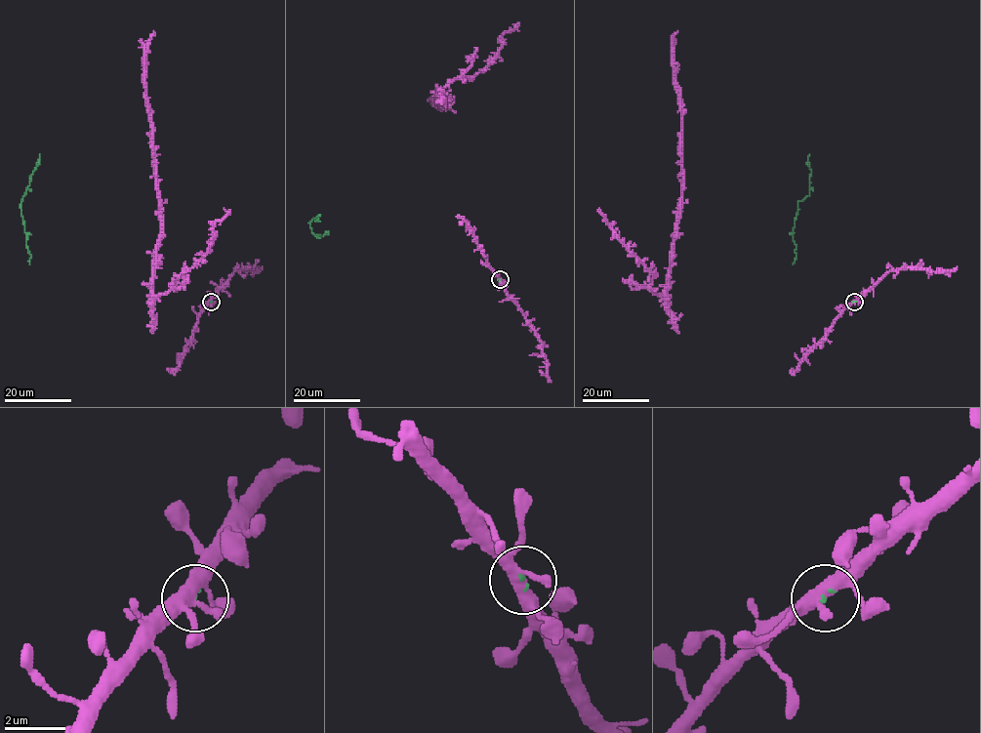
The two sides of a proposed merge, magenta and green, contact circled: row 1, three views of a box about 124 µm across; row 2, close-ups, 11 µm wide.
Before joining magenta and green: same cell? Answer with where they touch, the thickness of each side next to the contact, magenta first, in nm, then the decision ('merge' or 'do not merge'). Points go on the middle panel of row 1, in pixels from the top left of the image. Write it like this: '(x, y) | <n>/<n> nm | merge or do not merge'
(500, 279) | 360/80 nm | merge

